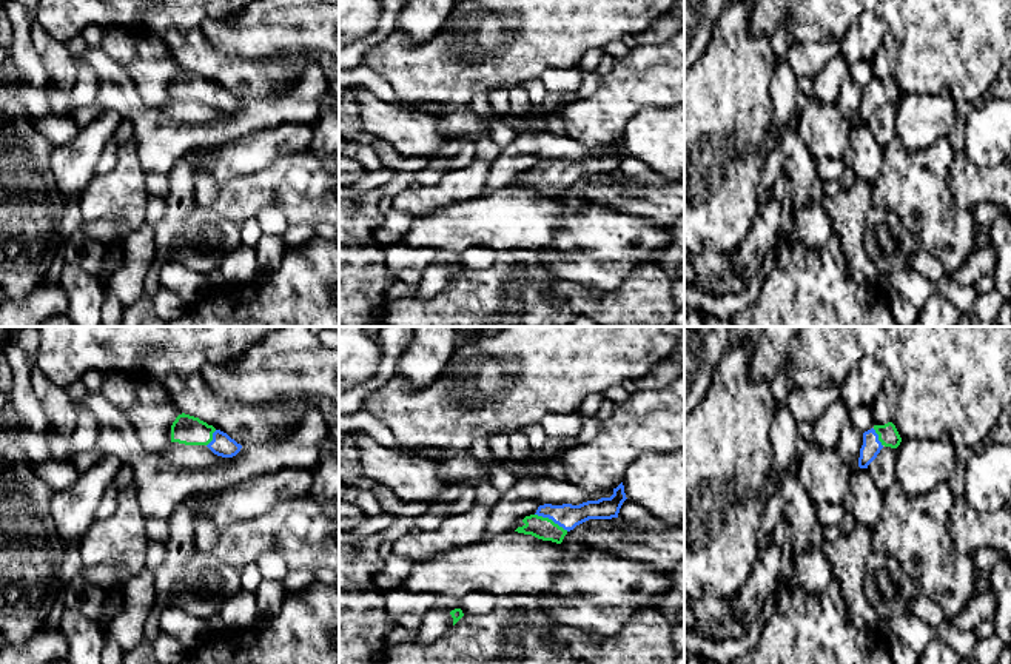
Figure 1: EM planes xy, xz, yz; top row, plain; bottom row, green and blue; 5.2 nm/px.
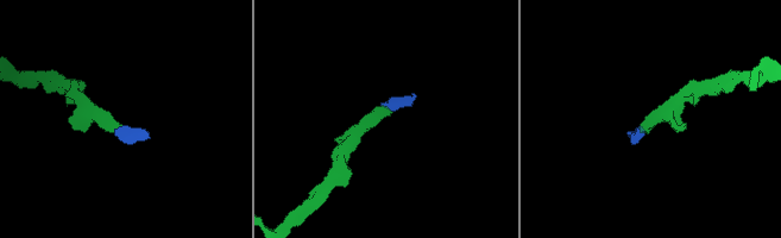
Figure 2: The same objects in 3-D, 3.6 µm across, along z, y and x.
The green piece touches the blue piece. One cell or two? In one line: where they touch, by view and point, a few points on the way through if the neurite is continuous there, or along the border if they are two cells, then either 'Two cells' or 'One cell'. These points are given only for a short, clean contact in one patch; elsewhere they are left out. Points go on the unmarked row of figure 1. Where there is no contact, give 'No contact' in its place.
Touches green at xz (550, 174). Path across: xz (544, 184), (550, 174), (567, 171). One cell

